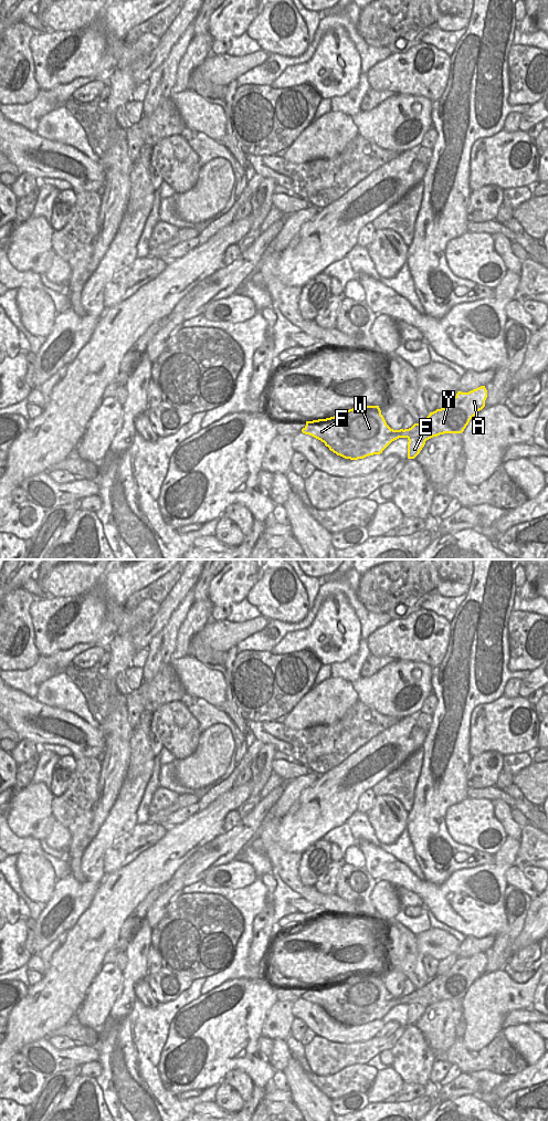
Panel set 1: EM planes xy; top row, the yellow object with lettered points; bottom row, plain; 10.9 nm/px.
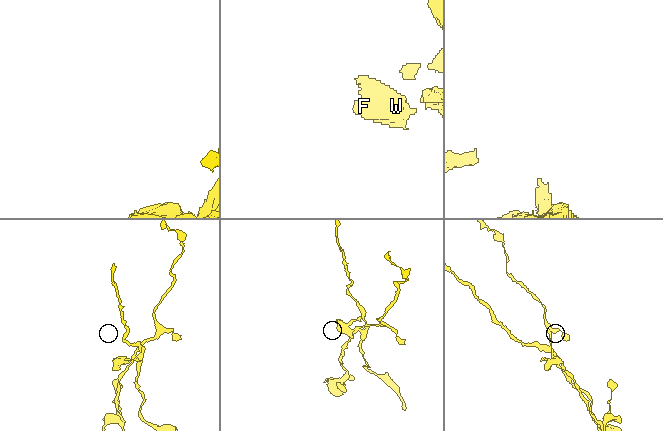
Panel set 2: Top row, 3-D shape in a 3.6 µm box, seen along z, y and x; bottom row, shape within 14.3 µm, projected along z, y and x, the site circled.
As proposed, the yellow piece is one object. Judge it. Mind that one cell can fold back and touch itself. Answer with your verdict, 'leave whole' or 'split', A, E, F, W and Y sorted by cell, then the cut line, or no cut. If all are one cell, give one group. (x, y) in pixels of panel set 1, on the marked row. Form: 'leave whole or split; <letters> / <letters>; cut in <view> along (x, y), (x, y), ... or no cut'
split; A F W Y / E; cut in xy along (408, 437), (421, 437), (425, 440)

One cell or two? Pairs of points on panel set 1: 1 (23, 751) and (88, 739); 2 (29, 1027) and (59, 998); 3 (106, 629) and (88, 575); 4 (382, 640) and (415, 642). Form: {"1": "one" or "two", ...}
{"1": "two", "2": "one", "3": "two", "4": "one"}

